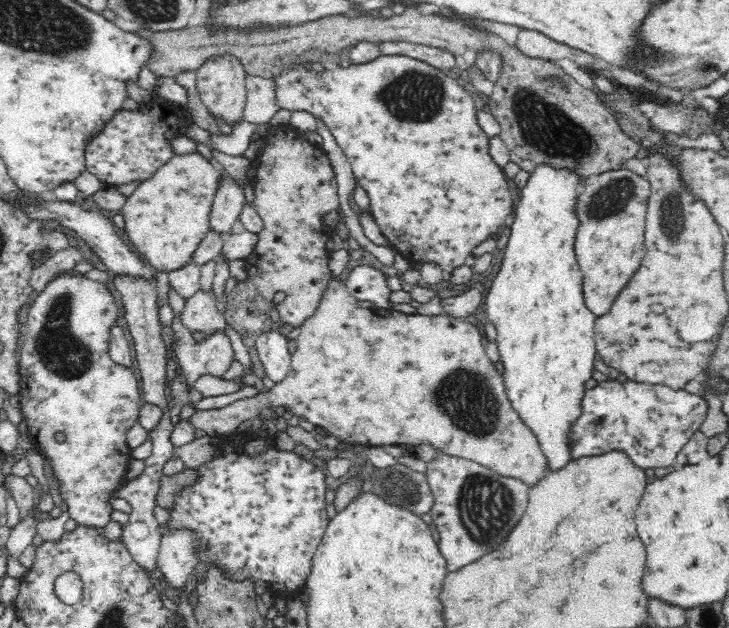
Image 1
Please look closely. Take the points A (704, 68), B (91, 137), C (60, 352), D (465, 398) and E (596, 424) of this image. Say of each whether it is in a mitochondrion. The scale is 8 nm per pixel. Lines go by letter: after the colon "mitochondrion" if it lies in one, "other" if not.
A: mitochondrion
B: other
C: mitochondrion
D: mitochondrion
E: mitochondrion

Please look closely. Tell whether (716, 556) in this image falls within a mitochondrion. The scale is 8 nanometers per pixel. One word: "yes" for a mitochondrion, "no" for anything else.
no

